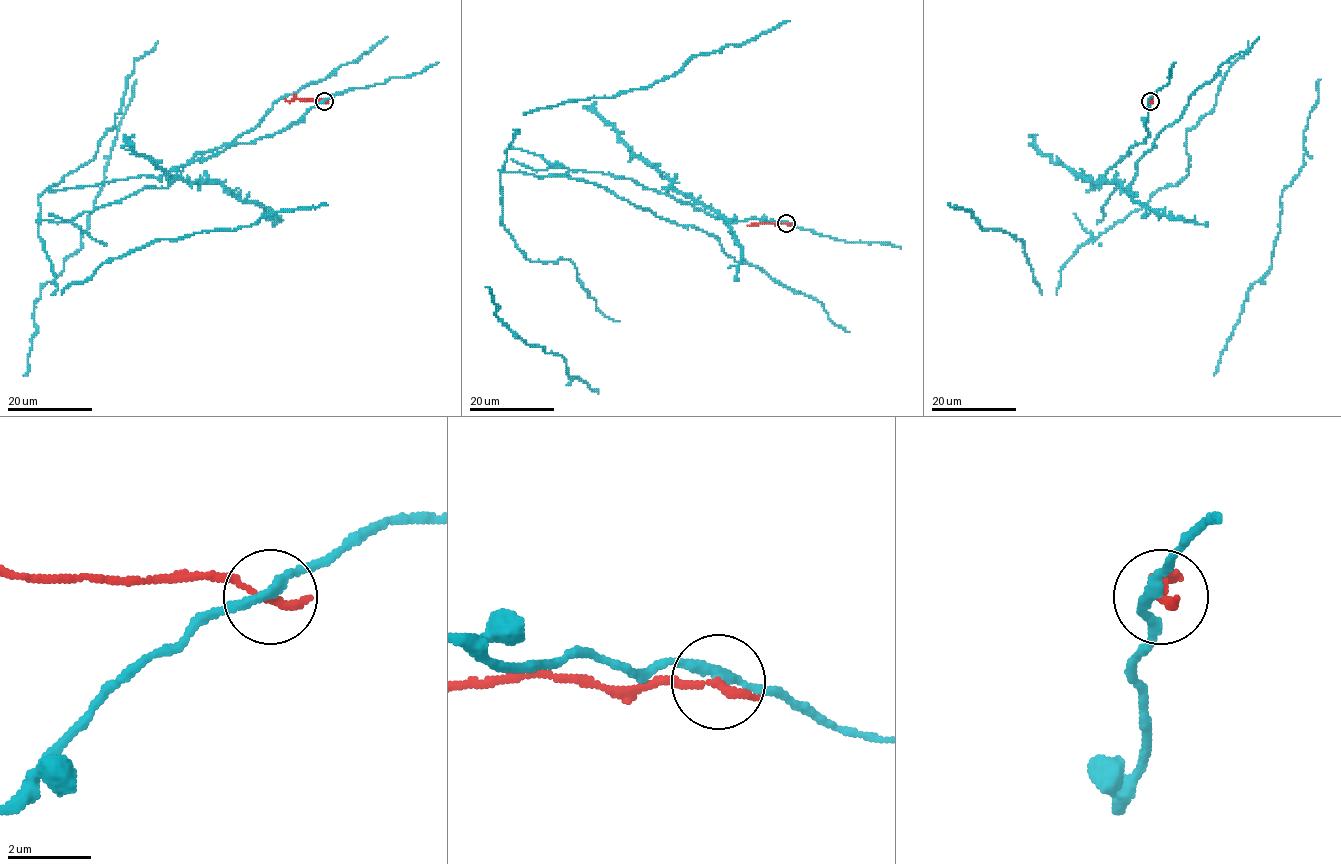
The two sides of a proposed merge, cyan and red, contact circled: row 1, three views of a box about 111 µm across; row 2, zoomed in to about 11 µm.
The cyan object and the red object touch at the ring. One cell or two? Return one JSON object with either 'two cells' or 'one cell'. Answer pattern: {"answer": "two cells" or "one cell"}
{"answer": "two cells"}

